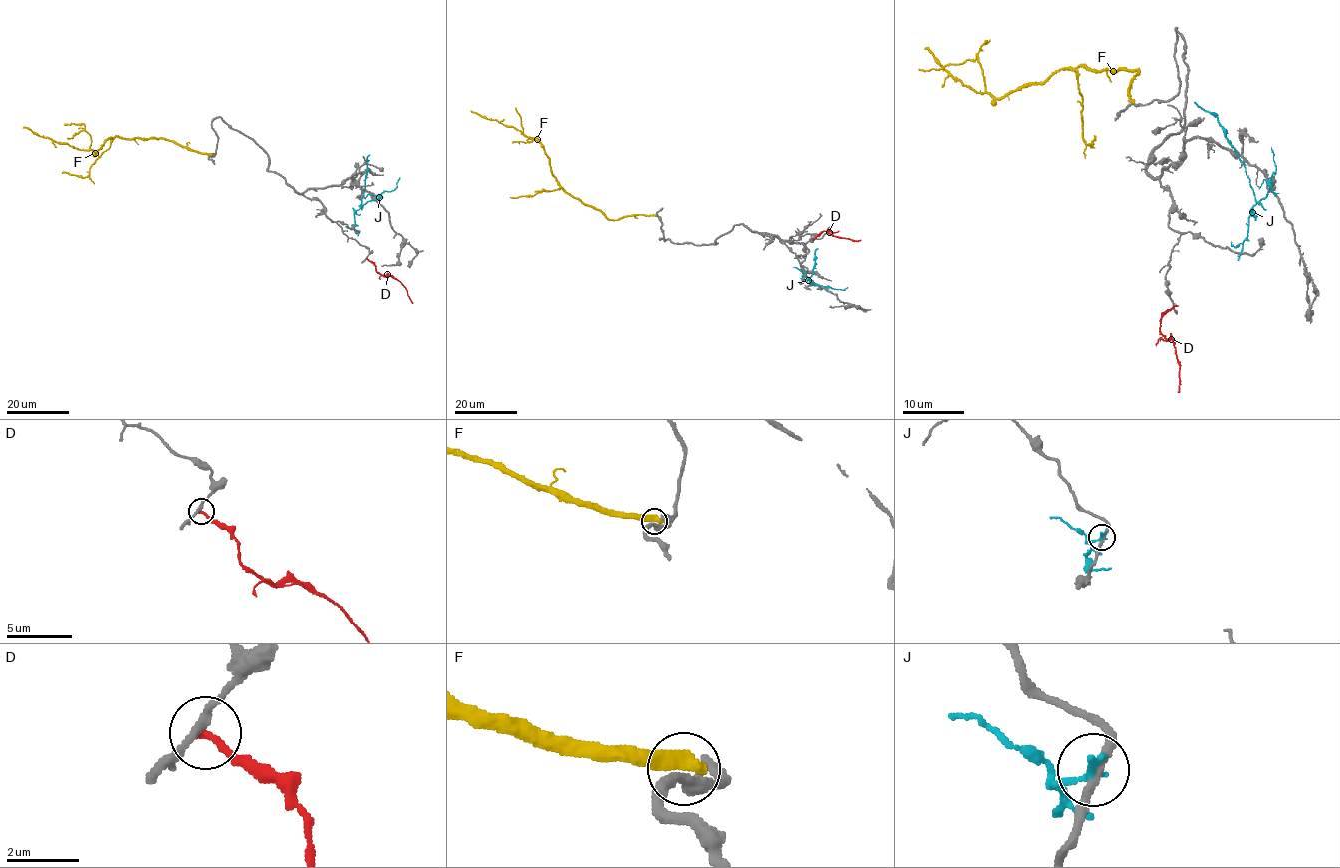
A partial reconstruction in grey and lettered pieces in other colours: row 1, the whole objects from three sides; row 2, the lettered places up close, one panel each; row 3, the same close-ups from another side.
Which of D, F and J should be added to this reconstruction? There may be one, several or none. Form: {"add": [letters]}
{"add": []}

